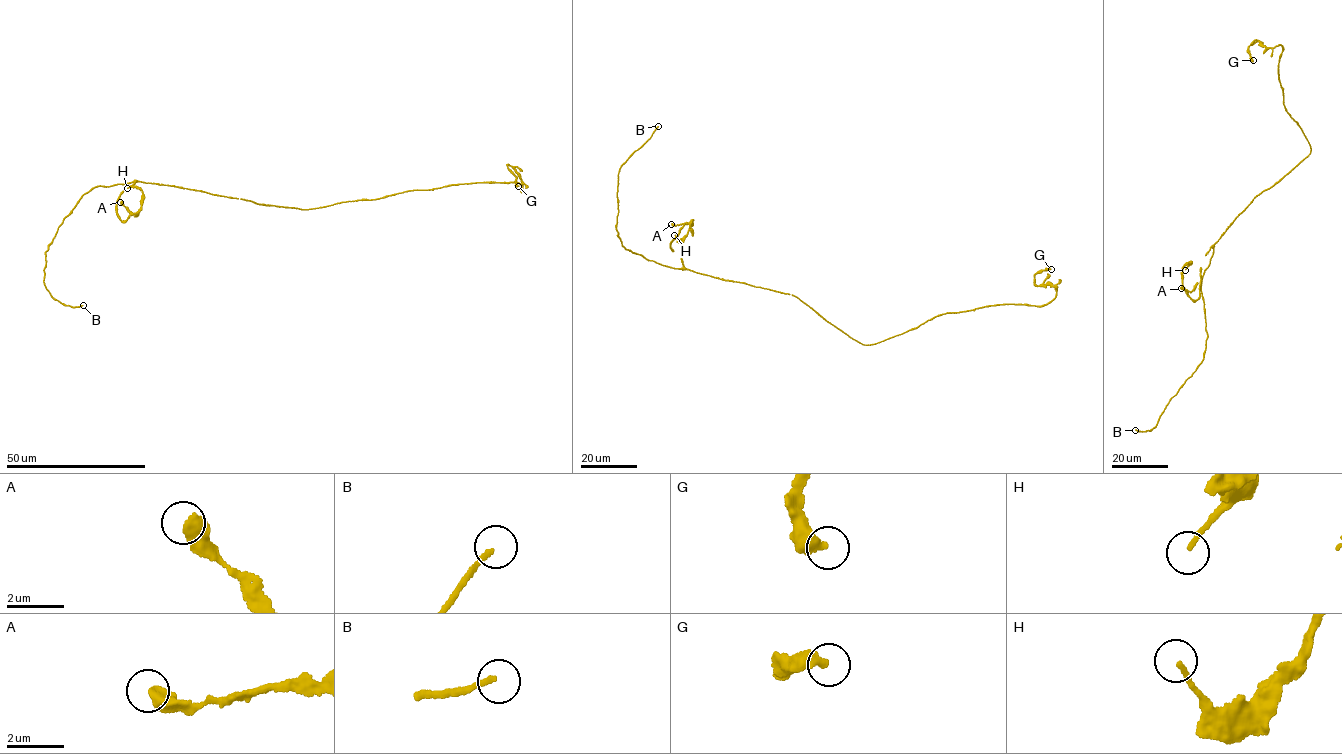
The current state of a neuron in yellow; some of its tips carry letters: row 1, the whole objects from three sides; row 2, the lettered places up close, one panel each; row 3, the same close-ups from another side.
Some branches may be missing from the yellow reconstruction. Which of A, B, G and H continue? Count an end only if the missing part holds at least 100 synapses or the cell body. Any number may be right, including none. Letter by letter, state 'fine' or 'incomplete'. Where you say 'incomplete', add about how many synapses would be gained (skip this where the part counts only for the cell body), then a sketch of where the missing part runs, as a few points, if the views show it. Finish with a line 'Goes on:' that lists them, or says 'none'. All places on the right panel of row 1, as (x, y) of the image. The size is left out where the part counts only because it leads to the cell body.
A: fine
B: fine
G: fine
H: fine
Goes on: none

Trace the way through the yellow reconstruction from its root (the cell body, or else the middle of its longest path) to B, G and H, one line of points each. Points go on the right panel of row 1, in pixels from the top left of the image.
B: (1254, 197), (1214, 243), (1203, 274), (1200, 287), (1207, 334), (1203, 359), (1171, 399), (1156, 426), (1135, 430)
G: (1254, 197), (1311, 149), (1283, 103), (1278, 68), (1283, 47), (1258, 41), (1248, 49), (1253, 60)
H: (1254, 197), (1205, 255), (1196, 300), (1182, 285), (1182, 266), (1188, 263), (1185, 270)

